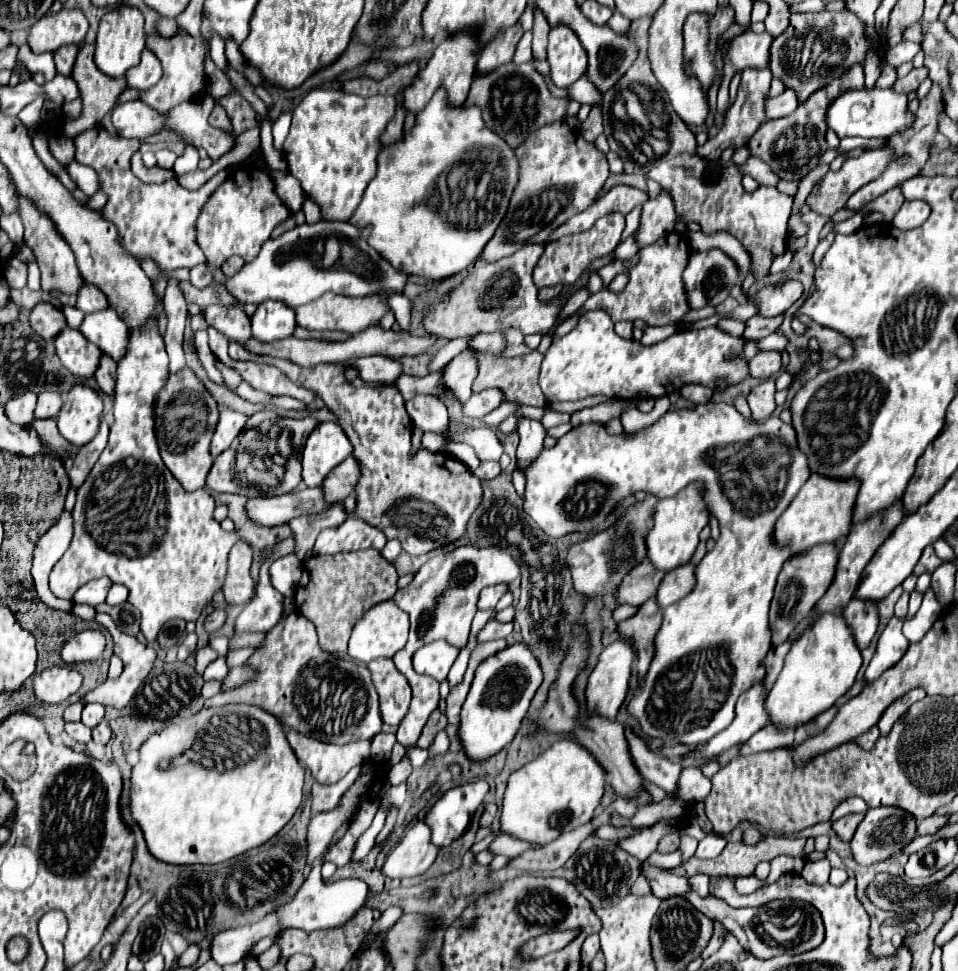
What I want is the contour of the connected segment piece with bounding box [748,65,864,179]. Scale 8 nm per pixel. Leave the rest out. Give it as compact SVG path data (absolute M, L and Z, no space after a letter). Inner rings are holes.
M852 65L848 73L842 73L840 77L836 77L836 81L824 85L824 89L816 89L816 93L812 93L808 101L802 101L794 113L762 123L760 129L748 141L752 155L770 163L772 169L782 179L800 179L808 175L818 165L820 157L826 153L826 141L824 141L826 107L832 103L834 97L838 97L838 93L846 89L864 89L864 67L862 65Z

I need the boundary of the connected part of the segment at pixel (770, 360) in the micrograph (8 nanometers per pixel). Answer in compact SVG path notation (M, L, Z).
M760 351L754 359L748 363L750 375L756 379L768 379L776 373L782 371L782 361L780 361L780 351Z

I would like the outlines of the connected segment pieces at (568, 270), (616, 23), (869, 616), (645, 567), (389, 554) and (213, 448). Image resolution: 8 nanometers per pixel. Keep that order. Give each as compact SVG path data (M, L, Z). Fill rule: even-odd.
M608 213L592 229L588 229L580 235L564 235L560 239L548 243L544 255L540 257L540 261L534 267L536 287L542 289L546 285L558 285L558 283L562 283L564 287L572 285L594 259L606 257L608 253L612 253L616 249L616 245L620 243L622 231L624 231L624 215L622 213Z
M614 11L614 15L608 19L608 29L612 29L614 33L626 33L626 29L630 27L630 19L624 17L620 11Z
M852 599L848 603L848 607L844 609L844 619L852 629L852 635L854 635L858 649L864 651L870 645L870 641L876 635L876 629L878 629L876 603Z
M644 559L630 573L624 575L620 589L616 589L614 593L614 599L628 605L640 605L648 597L656 595L658 583L660 583L660 571L654 569L654 565L648 559Z
M390 539L386 545L384 545L384 549L382 549L382 555L392 563L398 555L400 555L400 551L402 551L402 545L400 545L400 541L396 541L396 539Z
M220 411L220 421L216 425L214 437L212 437L212 445L210 445L210 453L212 457L218 457L222 451L226 451L232 441L238 437L240 429L244 427L244 423L248 421L246 415L236 413L236 411Z

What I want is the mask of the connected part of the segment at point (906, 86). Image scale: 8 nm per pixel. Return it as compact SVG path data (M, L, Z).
M920 67L920 69L912 69L906 77L896 79L896 83L892 85L894 93L910 93L914 89L918 89L918 85L928 77L928 69Z

